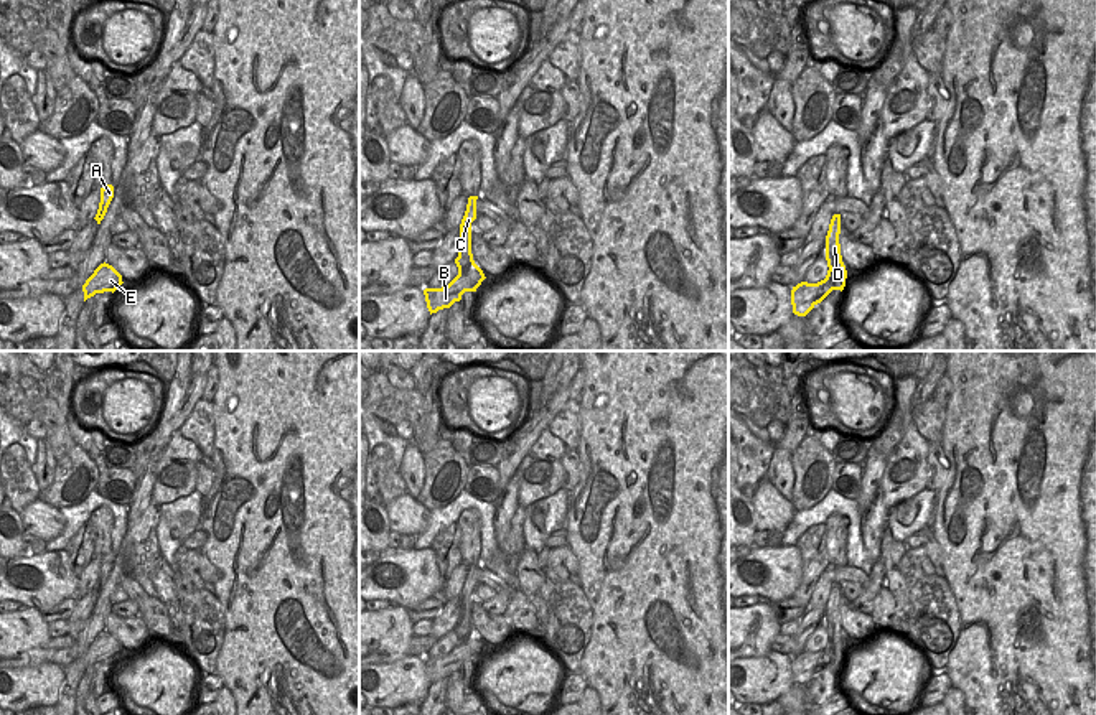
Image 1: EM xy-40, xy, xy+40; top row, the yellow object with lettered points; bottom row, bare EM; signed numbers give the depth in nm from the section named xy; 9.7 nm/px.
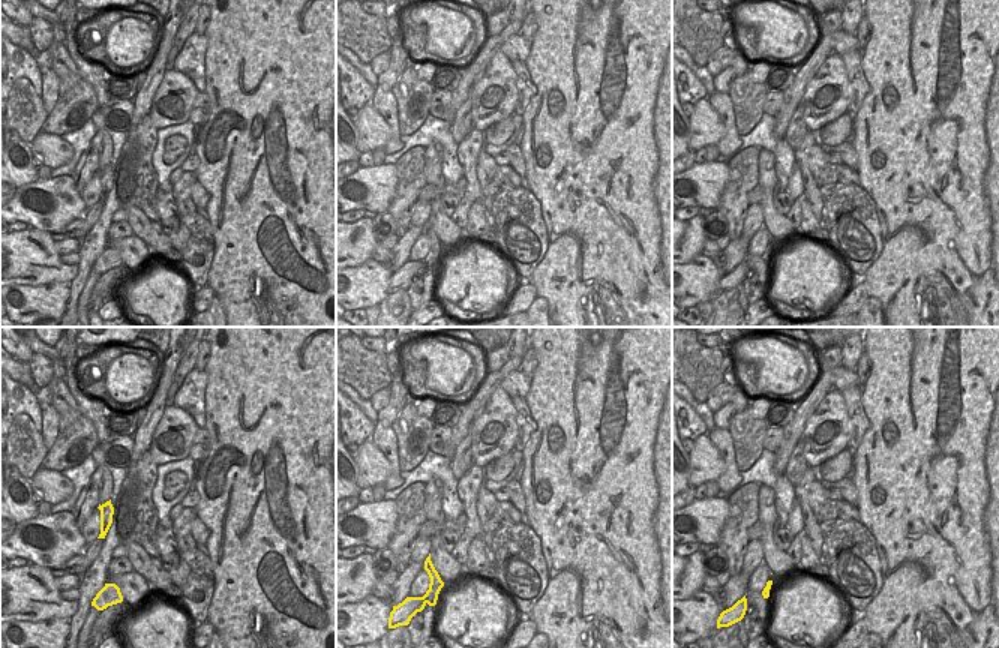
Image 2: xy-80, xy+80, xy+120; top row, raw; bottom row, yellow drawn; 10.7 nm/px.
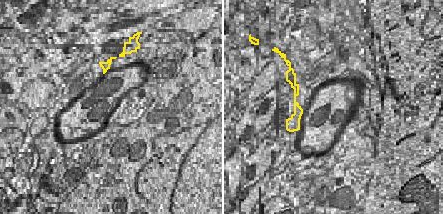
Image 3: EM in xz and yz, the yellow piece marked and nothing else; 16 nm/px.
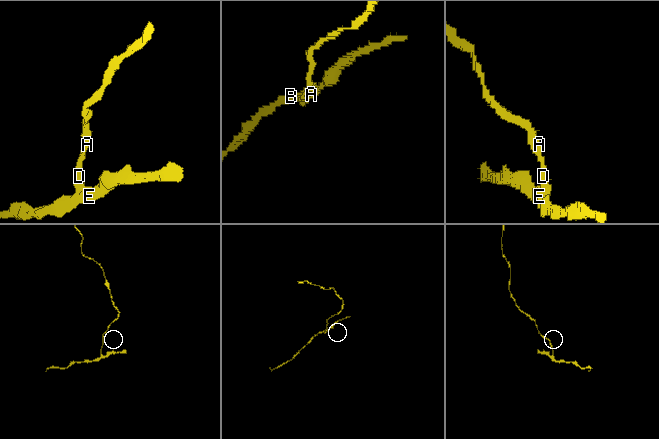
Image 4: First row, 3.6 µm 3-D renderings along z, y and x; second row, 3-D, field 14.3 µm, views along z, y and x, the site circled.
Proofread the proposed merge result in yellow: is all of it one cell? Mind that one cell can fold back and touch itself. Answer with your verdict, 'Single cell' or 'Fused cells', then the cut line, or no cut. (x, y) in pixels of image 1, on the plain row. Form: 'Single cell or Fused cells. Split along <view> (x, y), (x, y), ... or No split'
Fused cells. Split along xy+40 (846, 640), (831, 640), (828, 643).

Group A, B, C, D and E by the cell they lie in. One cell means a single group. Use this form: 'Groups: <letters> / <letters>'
Groups: A C D / B E.

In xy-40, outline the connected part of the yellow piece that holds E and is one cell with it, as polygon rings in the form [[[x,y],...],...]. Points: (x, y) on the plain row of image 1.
[[[101,633],[82,654],[84,671],[96,662],[115,661],[122,654],[122,644],[109,633]]]

